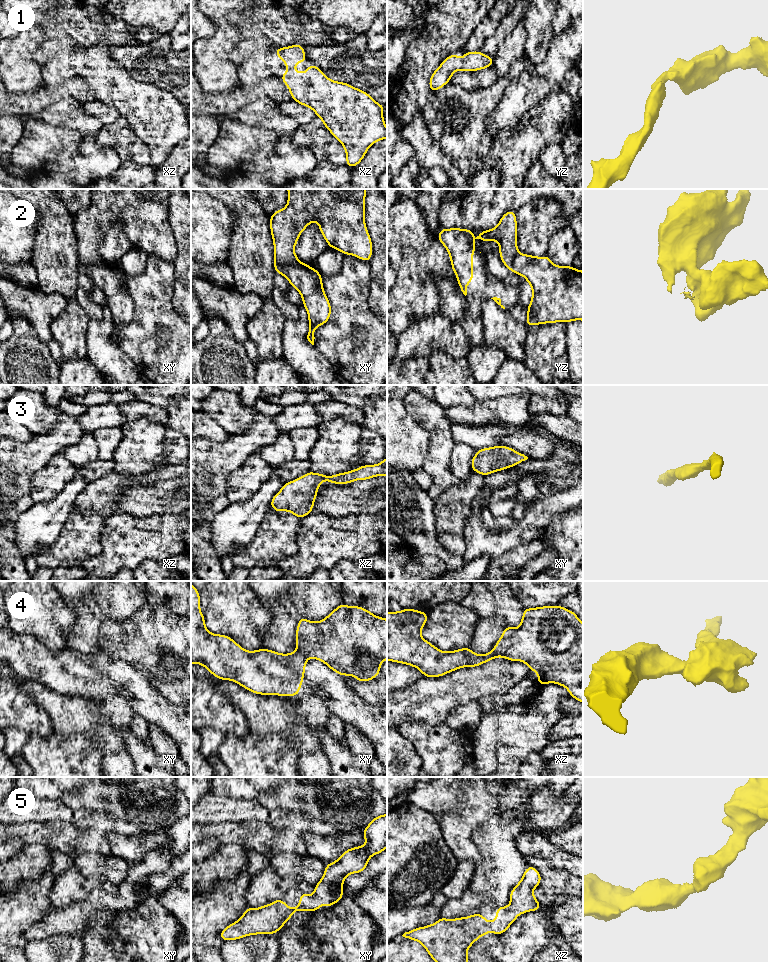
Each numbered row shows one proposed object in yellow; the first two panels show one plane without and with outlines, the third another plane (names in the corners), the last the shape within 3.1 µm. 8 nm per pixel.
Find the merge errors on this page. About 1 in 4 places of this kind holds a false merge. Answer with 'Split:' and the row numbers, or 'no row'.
Split: 2, 4

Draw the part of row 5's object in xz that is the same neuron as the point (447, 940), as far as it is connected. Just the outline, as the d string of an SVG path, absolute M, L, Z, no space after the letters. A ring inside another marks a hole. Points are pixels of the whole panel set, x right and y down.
M528 866L522 879L510 892L510 906L496 907L495 921L488 922L480 913L456 919L445 919L441 916L437 922L407 931L402 936L421 943L435 962L468 962L467 950L479 937L491 932L498 937L516 921L519 914L540 909L541 905L532 892L541 883L541 880L539 871L533 866Z

